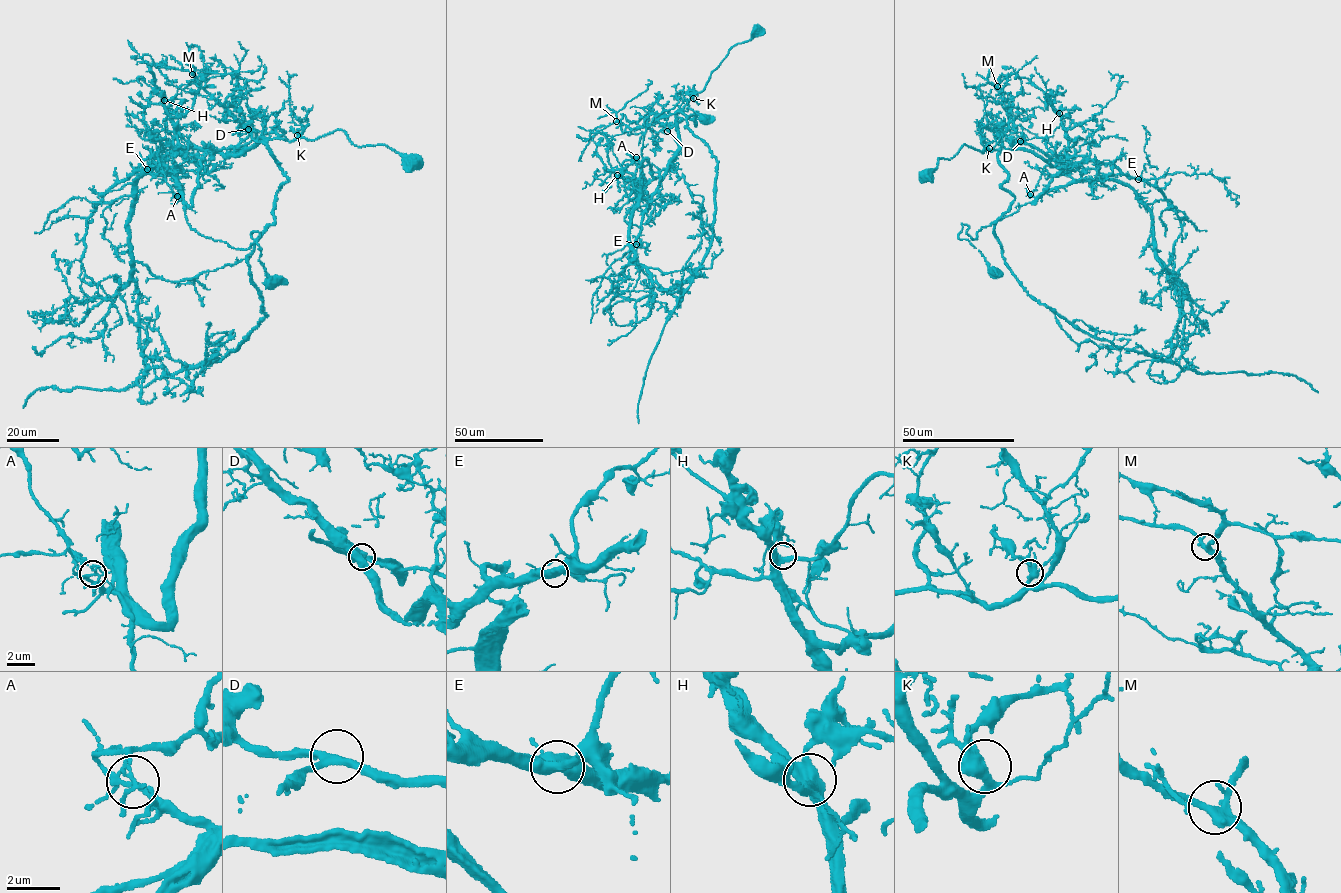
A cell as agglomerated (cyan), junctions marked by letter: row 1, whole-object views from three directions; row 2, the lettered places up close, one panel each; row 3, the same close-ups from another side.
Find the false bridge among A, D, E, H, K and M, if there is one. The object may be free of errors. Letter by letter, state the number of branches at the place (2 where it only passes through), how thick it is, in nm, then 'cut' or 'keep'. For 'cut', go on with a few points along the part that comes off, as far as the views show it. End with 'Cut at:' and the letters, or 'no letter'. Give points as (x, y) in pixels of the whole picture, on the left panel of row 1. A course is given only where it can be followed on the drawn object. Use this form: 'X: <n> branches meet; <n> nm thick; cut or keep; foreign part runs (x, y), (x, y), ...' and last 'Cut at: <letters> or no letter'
A: 5 branches meet; 180 nm thick; cut; foreign part runs (177, 196), (172, 175), (139, 175), (130, 273), (138, 317), (167, 353), (185, 367), (211, 355), (206, 366)
D: 3 branches meet; 260 nm thick; keep
E: 3 branches meet; 380 nm thick; keep
H: 4 branches meet; 380 nm thick; keep
K: 5 branches meet; 400 nm thick; keep
M: 4 branches meet; 340 nm thick; keep
Cut at: A

